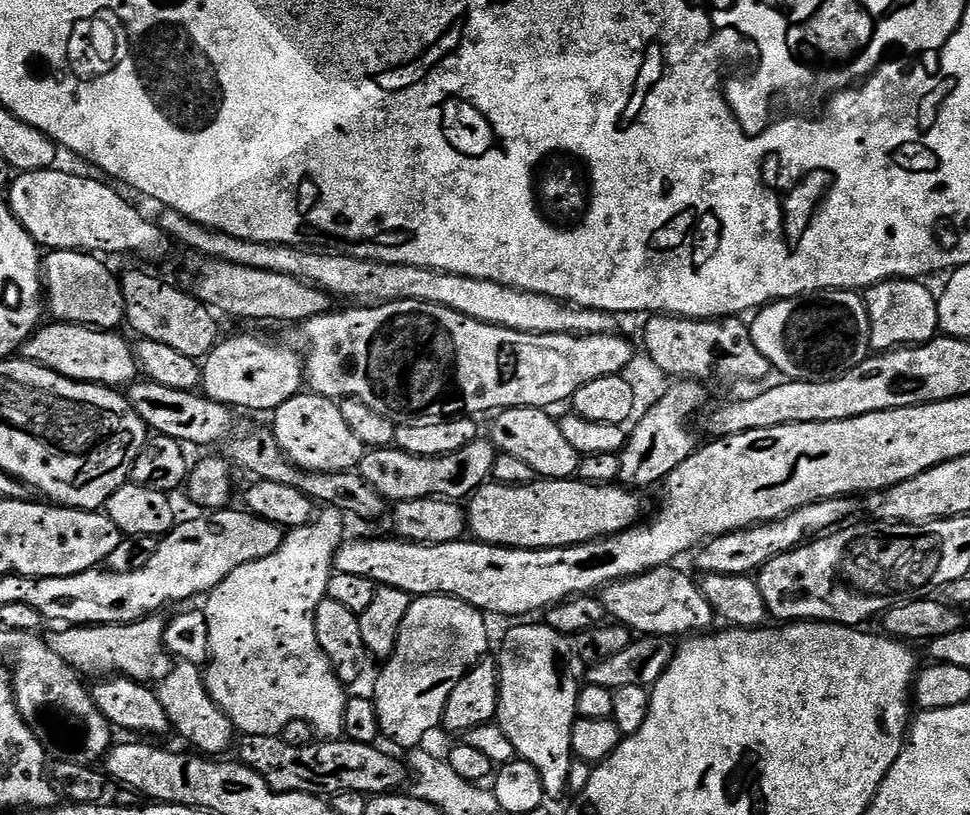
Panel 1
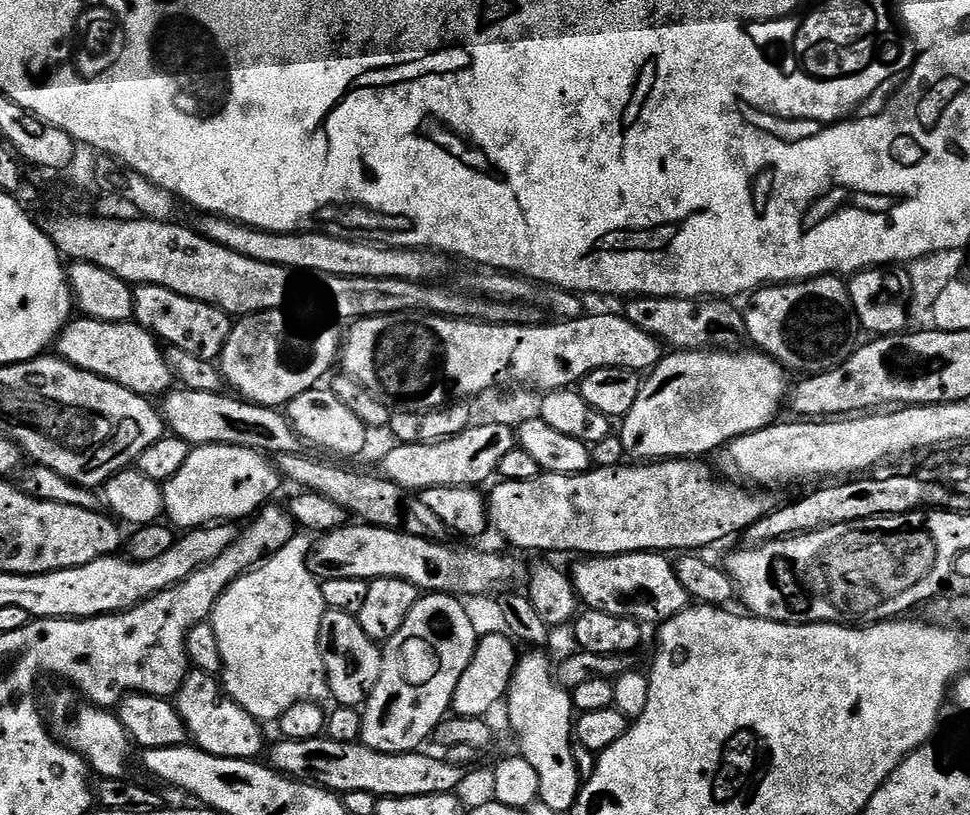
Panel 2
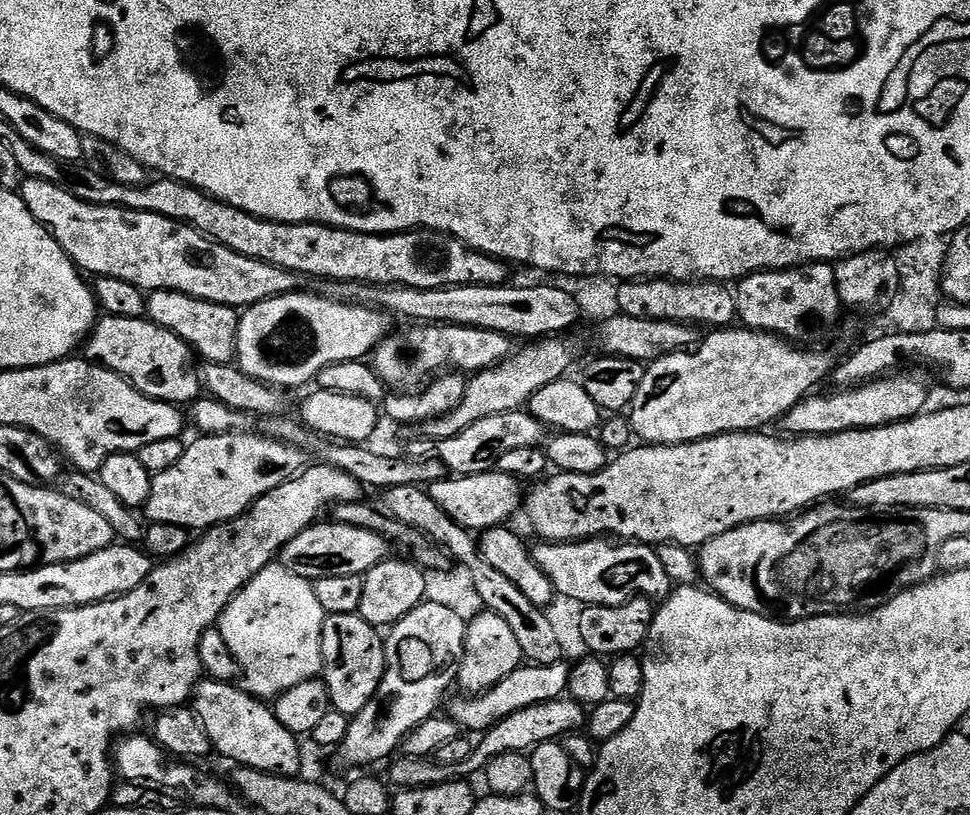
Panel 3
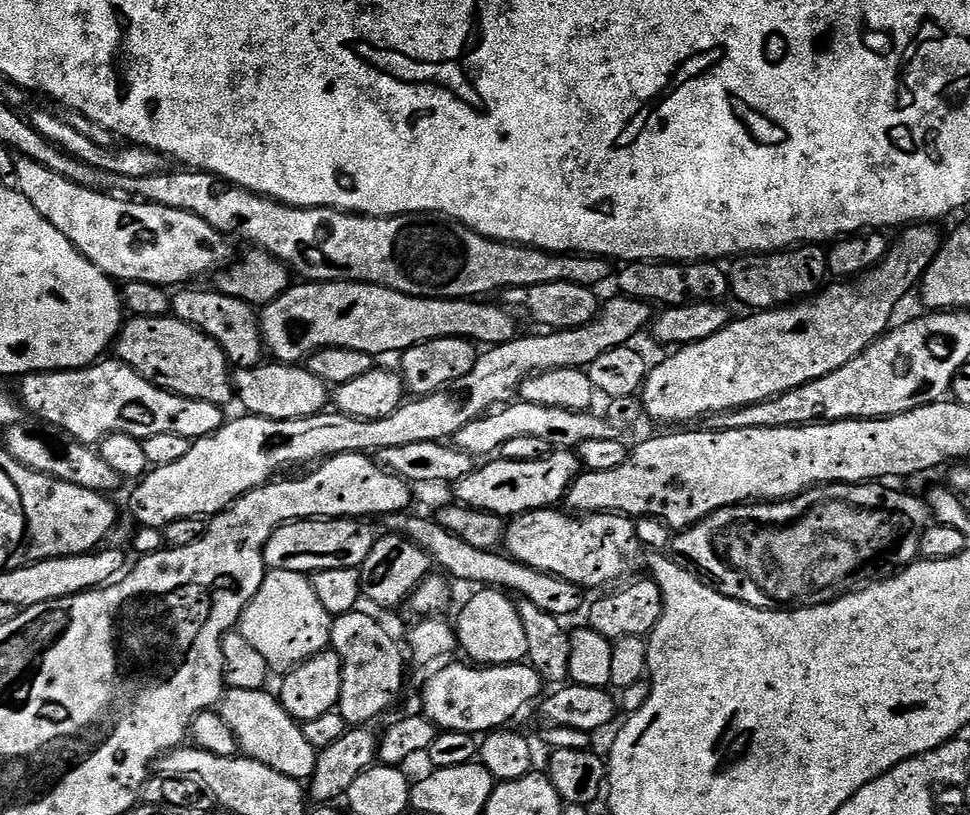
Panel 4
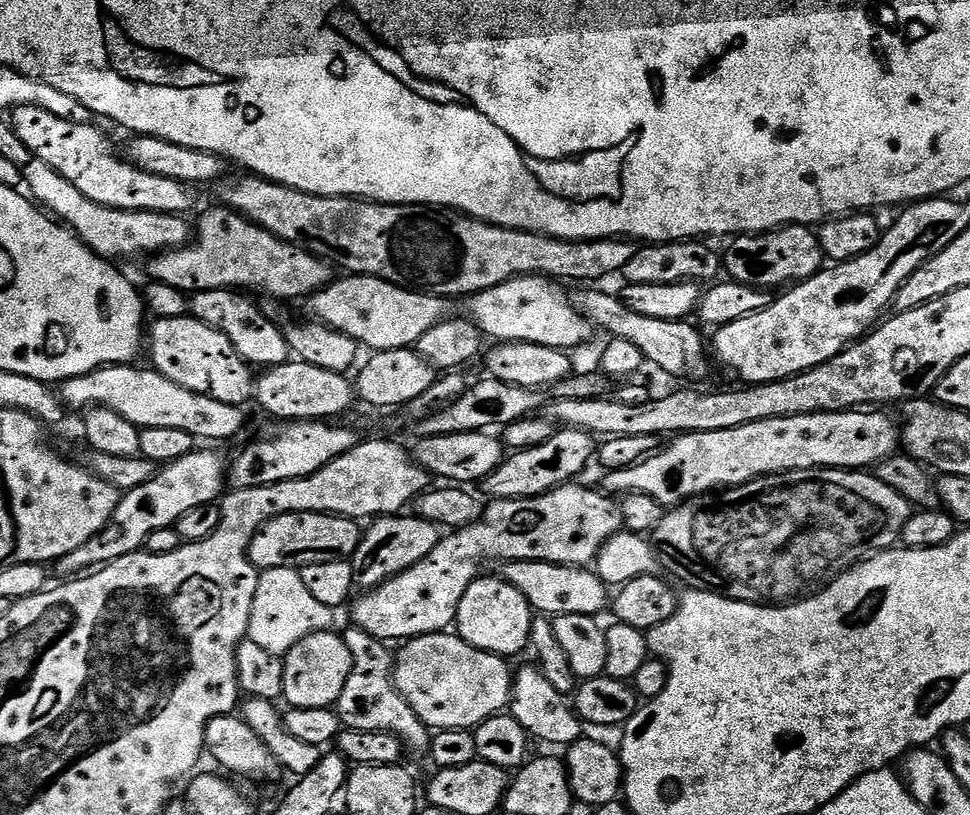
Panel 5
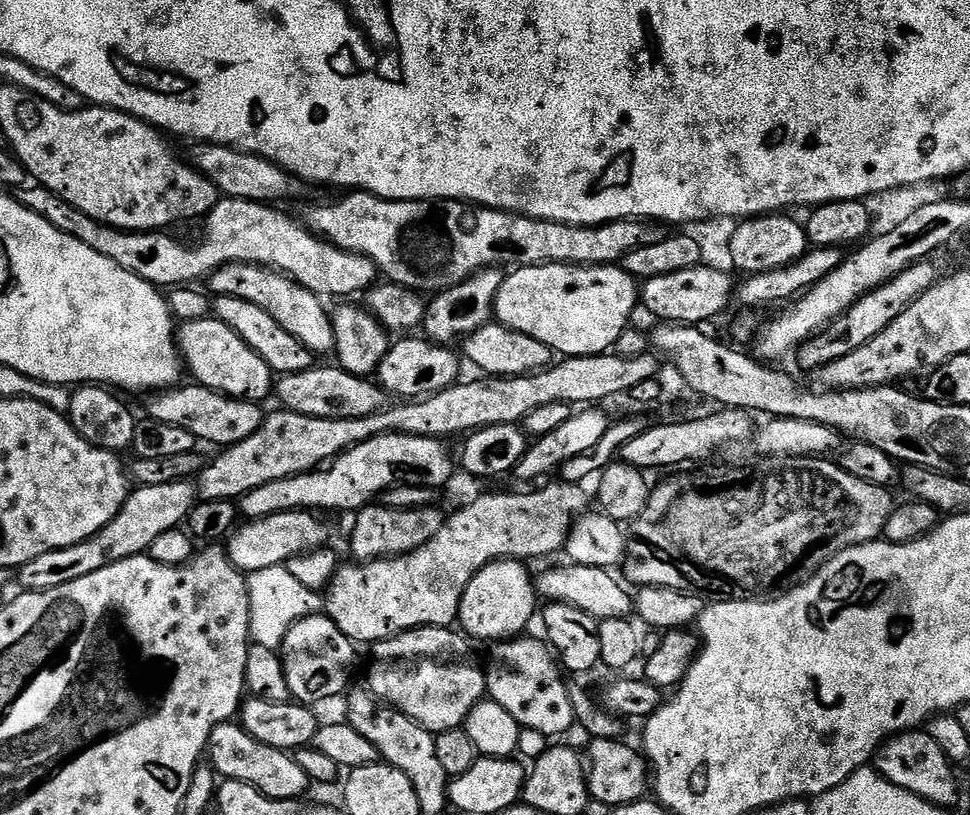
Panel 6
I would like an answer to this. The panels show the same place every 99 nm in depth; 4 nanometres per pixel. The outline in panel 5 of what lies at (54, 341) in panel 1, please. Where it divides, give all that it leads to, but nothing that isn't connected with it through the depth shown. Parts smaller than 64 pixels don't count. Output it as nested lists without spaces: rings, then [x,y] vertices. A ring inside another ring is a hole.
[[[190,314],[165,320],[153,319],[146,336],[146,348],[147,351],[148,348],[152,351],[151,367],[166,378],[170,378],[170,382],[178,382],[178,386],[186,386],[186,390],[194,390],[194,394],[209,396],[218,402],[226,402],[230,406],[244,408],[248,403],[250,405],[253,403],[257,382],[253,365],[247,364],[242,354],[234,350],[234,345],[230,342],[230,338],[226,338],[226,334],[206,326],[206,322],[195,320]]]

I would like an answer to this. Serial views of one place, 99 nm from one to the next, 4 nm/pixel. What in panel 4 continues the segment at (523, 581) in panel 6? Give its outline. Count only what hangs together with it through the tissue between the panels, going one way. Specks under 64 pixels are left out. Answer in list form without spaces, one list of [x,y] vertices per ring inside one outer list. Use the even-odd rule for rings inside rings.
[[[485,587],[483,590],[476,590],[472,597],[464,604],[460,617],[454,620],[456,639],[459,651],[465,652],[467,659],[476,666],[491,666],[497,668],[503,664],[519,664],[527,657],[526,650],[526,629],[522,627],[522,618],[518,618],[513,599],[503,591],[495,588]]]

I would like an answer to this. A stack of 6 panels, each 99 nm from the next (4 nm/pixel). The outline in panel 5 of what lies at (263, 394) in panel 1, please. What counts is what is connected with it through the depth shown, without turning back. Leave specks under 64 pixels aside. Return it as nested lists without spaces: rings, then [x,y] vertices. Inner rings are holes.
[[[348,274],[343,277],[333,279],[331,285],[316,292],[310,298],[312,312],[317,321],[327,324],[336,332],[341,332],[356,341],[357,345],[368,347],[372,352],[385,352],[395,348],[412,348],[426,330],[438,326],[444,320],[453,315],[451,299],[442,296],[431,296],[421,292],[411,292],[409,288],[399,288],[396,284],[386,282],[377,276],[358,276]],[[516,276],[490,290],[482,290],[475,296],[467,297],[466,316],[485,337],[493,336],[496,342],[541,344],[573,350],[591,338],[594,328],[576,312],[575,303],[560,288],[563,287],[547,276]]]

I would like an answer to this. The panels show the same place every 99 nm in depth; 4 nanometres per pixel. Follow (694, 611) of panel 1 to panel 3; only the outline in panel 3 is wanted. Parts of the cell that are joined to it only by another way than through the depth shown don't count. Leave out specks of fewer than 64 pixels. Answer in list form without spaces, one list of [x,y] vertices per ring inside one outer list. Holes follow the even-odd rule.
[[[608,538],[574,540],[571,542],[540,542],[531,549],[534,562],[550,578],[553,589],[568,600],[577,600],[577,605],[601,604],[602,606],[622,606],[635,596],[644,596],[647,600],[660,602],[673,591],[672,579],[666,574],[662,562],[658,562],[656,548],[639,542],[613,542]]]

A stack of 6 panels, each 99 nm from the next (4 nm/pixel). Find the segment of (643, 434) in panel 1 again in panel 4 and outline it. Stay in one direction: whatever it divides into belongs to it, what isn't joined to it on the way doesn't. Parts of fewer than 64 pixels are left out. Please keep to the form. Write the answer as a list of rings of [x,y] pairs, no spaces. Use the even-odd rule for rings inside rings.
[[[931,223],[914,224],[905,227],[897,240],[891,241],[886,258],[863,276],[853,276],[843,282],[832,282],[820,289],[814,296],[771,310],[756,310],[745,320],[733,319],[718,334],[697,344],[683,345],[673,356],[668,356],[660,365],[648,373],[642,389],[644,414],[650,421],[661,420],[668,426],[684,426],[687,420],[705,418],[733,408],[745,408],[758,402],[766,402],[775,396],[786,394],[806,382],[814,382],[838,366],[846,366],[858,354],[865,352],[875,340],[889,331],[889,322],[894,306],[902,297],[911,293],[924,277],[924,271],[932,264],[932,258],[940,251],[942,235],[939,227]]]

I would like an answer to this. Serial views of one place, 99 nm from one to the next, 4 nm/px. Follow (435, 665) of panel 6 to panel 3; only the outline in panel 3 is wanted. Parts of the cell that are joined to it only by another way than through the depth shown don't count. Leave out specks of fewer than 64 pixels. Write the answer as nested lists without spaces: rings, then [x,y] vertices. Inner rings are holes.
[[[561,662],[558,664],[537,664],[535,666],[521,666],[514,670],[502,682],[498,682],[492,689],[483,694],[464,694],[452,704],[450,715],[455,724],[461,729],[468,728],[475,734],[483,733],[485,730],[498,723],[502,718],[522,710],[526,706],[541,704],[547,700],[559,700],[568,690],[569,665]]]

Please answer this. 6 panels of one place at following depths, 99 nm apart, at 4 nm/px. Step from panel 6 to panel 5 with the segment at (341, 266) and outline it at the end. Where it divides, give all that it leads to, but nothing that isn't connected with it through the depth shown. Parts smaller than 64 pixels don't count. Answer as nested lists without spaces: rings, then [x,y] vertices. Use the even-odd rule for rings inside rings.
[[[212,206],[201,218],[200,225],[195,225],[191,242],[182,248],[159,253],[147,264],[155,283],[174,286],[174,290],[185,294],[230,288],[249,293],[265,292],[276,300],[300,300],[329,287],[334,279],[333,269],[325,261],[287,244],[223,206]]]

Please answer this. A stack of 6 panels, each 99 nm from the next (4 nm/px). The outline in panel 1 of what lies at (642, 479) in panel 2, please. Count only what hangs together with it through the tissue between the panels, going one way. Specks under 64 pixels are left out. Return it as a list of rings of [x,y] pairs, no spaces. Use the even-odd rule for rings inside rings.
[[[537,478],[526,486],[485,482],[467,497],[466,524],[479,543],[496,544],[499,548],[569,548],[591,540],[602,540],[615,532],[624,532],[633,527],[641,519],[640,500],[636,496],[639,495],[635,491],[624,486],[586,484],[579,478]]]

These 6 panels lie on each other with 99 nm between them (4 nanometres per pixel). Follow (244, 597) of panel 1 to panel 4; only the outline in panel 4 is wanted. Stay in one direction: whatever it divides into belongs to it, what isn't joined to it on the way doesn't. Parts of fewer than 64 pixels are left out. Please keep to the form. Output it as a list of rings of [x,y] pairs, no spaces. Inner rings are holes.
[[[269,571],[258,594],[240,615],[238,631],[268,663],[273,673],[287,674],[312,656],[325,651],[332,643],[333,617],[318,602],[311,579],[303,572]]]

